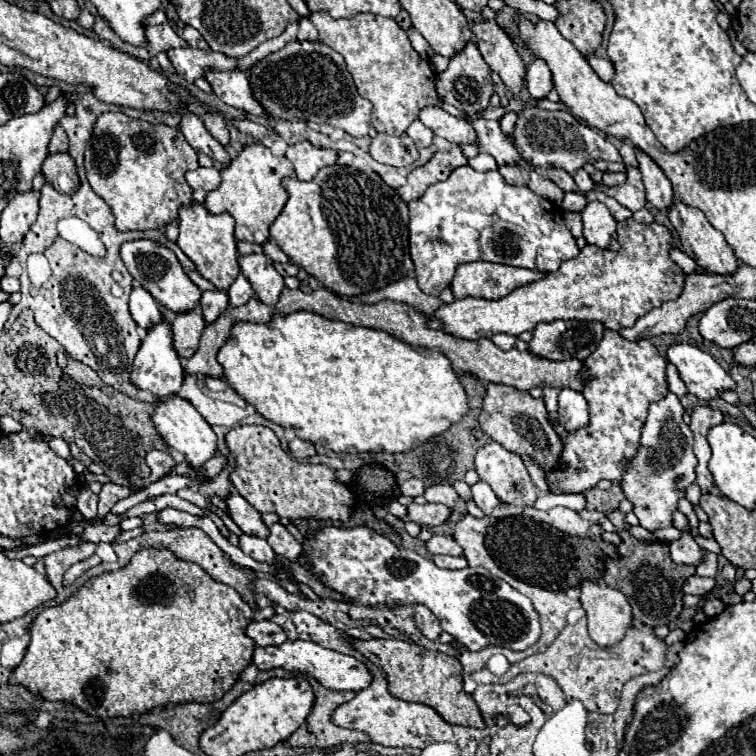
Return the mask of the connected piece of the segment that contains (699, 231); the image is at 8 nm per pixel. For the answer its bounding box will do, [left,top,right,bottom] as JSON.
[669,202,739,274]

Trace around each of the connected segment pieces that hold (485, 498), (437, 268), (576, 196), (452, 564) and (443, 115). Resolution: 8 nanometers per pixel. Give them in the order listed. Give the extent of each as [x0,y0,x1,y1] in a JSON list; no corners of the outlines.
[[471,480,499,516],[409,166,579,296],[561,192,587,212],[433,556,467,570],[419,106,477,144]]

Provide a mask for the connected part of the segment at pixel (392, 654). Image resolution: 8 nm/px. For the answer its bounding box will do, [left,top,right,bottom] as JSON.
[353,638,487,728]

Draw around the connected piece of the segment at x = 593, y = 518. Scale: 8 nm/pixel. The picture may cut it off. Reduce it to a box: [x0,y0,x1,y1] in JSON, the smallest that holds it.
[581,510,618,532]

